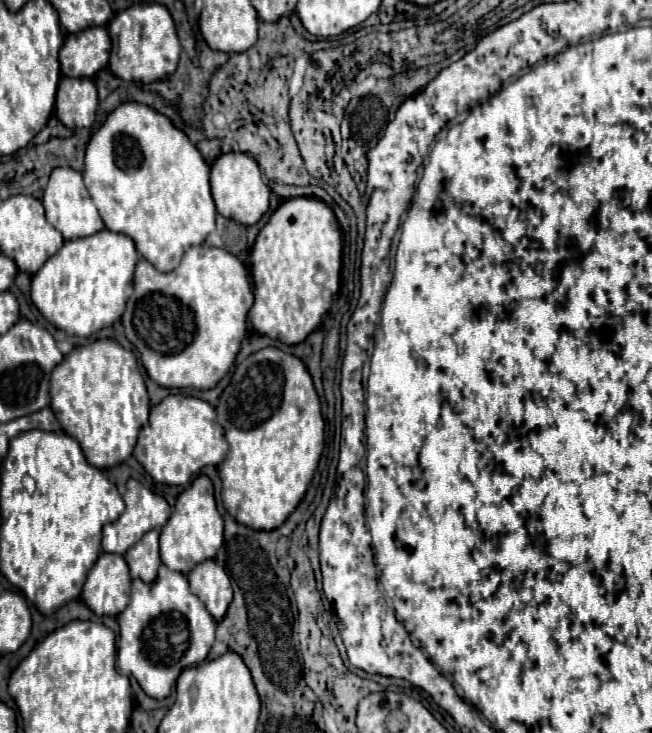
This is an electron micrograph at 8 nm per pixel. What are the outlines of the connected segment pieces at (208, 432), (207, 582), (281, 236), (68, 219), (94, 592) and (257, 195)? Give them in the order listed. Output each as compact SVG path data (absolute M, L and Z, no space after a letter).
M170 394L166 396L158 406L150 410L150 422L141 430L134 456L136 460L146 468L146 472L162 484L178 486L178 484L188 484L204 466L218 466L228 454L228 444L224 438L224 430L216 420L214 408L204 402L198 396L186 396L186 394Z
M204 560L188 572L190 590L202 598L208 612L220 620L232 602L232 586L225 568L216 560Z
M288 198L274 210L270 220L260 228L250 254L254 280L254 306L248 320L258 334L282 340L284 344L300 344L314 332L324 314L330 310L330 298L324 296L326 286L318 286L312 276L316 270L326 270L332 280L340 272L343 238L338 220L318 198Z
M56 168L52 172L52 176L50 176L50 182L48 182L46 190L44 190L42 204L44 204L44 210L46 210L48 222L54 228L58 228L66 240L84 238L84 236L90 236L90 234L94 234L94 232L104 228L104 222L98 216L98 210L96 210L90 194L88 194L88 190L84 186L82 172L78 172L78 170Z
M102 552L82 590L82 600L100 616L118 616L130 600L130 572L124 556Z
M244 152L222 154L212 164L210 186L212 186L212 196L214 196L218 214L226 214L226 218L234 218L234 220L242 222L244 226L256 224L268 210L270 186L262 174L258 162L250 154L244 154Z

